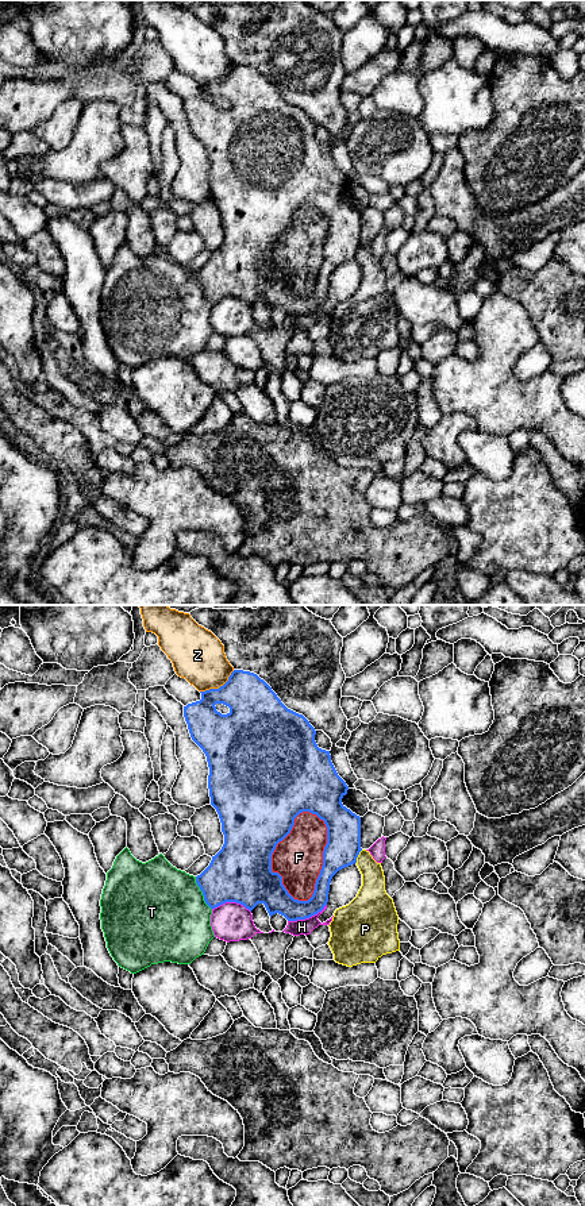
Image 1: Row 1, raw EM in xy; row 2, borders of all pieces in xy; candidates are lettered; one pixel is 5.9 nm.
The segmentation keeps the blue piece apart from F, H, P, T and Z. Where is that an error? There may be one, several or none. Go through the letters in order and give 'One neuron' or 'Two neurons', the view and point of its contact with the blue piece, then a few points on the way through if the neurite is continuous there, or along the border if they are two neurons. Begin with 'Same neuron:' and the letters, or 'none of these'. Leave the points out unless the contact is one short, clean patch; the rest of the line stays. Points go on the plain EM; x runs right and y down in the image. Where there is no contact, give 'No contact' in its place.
Same neuron: none of these
F: Two neurons. Touches blue at xy (323, 253)
H: Two neurons. Touches blue at xy (307, 312)
P: Two neurons. Touches blue at xy (357, 251)
T: Two neurons. Touches blue at xy (203, 288)
Z: Two neurons. Touches blue at xy (219, 83)

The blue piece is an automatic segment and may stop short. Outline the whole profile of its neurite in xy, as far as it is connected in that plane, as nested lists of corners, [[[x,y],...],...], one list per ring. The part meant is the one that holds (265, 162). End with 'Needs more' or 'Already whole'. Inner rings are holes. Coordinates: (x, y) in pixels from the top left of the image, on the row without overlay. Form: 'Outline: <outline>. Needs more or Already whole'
Outline: [[[234,65],[223,81],[200,88],[200,96],[184,101],[184,112],[192,135],[207,151],[211,200],[219,209],[224,230],[222,244],[212,251],[209,261],[196,271],[205,298],[215,304],[226,297],[236,297],[250,307],[258,298],[263,298],[270,312],[278,308],[288,316],[305,315],[317,309],[328,297],[332,271],[339,265],[357,258],[362,246],[361,212],[342,199],[349,181],[338,170],[330,146],[317,142],[316,126],[309,116],[303,109],[288,104],[257,69]],[[303,207],[316,209],[327,221],[323,261],[313,289],[308,296],[295,294],[282,280],[282,271],[272,266],[272,250],[277,239],[290,228],[295,213]]]. Already whole

